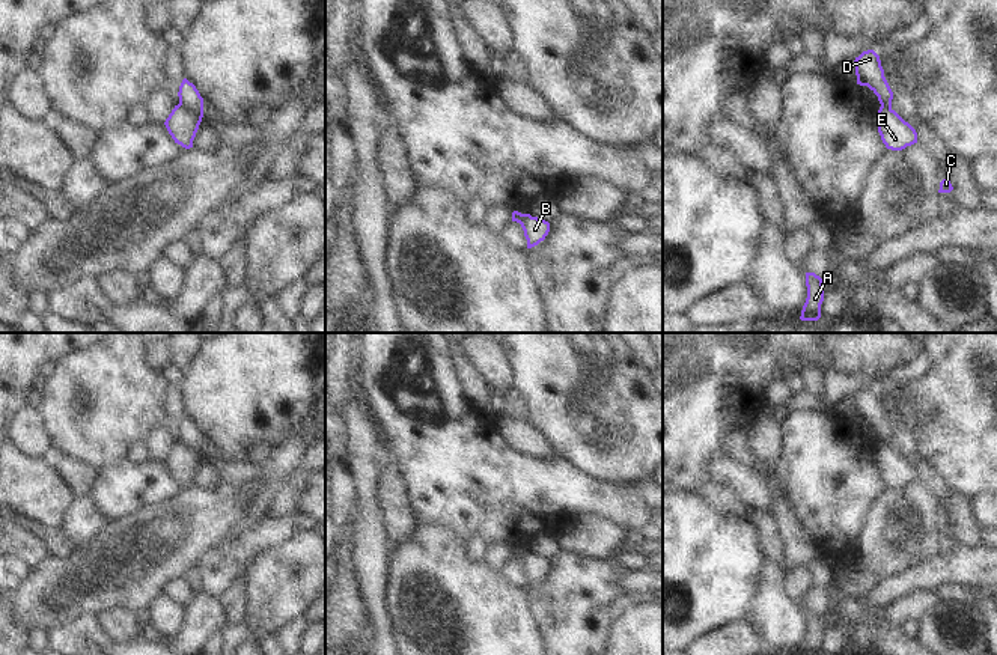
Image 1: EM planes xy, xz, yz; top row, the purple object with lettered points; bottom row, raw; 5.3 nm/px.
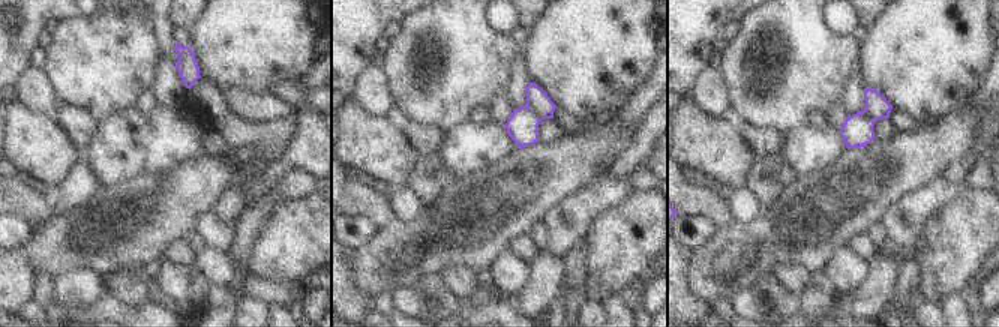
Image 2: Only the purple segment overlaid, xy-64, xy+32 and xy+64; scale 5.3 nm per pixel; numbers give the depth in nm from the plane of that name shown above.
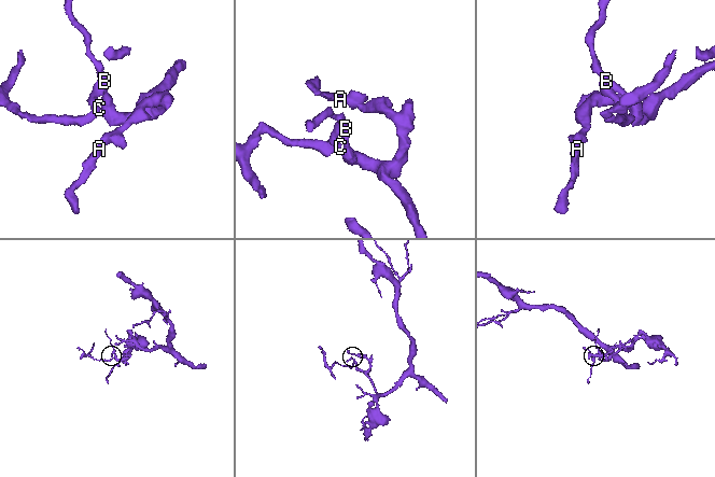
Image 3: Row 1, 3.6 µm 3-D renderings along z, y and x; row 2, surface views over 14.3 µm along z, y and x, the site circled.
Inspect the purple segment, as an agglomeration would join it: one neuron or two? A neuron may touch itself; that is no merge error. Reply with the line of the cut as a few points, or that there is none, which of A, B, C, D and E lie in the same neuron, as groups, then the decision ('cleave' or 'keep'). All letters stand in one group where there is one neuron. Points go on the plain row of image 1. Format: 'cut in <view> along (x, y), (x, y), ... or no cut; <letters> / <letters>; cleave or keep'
cut in xy along (178, 441), (189, 446), (201, 458); A B D / C E; cleave

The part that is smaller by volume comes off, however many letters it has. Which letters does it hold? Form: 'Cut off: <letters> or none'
Cut off: C, E.

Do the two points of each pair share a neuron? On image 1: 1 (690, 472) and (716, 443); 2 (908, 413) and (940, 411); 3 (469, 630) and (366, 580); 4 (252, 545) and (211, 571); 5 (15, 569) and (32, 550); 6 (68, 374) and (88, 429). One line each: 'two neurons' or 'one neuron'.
1: one neuron
2: two neurons
3: two neurons
4: one neuron
5: two neurons
6: one neuron

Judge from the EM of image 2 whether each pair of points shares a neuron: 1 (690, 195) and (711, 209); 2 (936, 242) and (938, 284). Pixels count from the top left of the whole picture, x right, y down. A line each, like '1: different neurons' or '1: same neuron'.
1: same neuron
2: same neuron

